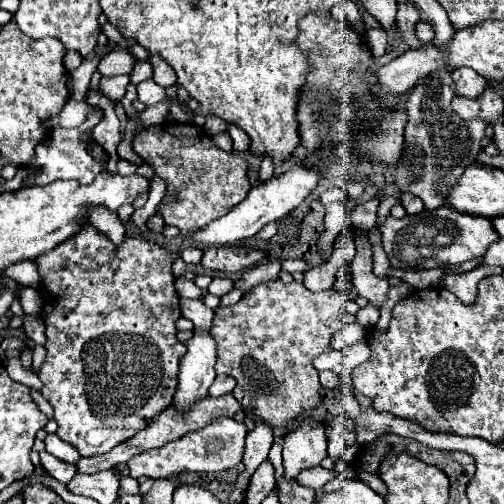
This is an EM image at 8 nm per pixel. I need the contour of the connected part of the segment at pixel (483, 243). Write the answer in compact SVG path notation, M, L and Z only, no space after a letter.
M449 205L439 207L437 211L425 209L419 215L405 215L403 219L389 217L381 225L381 235L383 249L391 261L391 267L405 271L459 265L463 261L485 255L487 247L499 239L497 231L493 231L491 219L459 213Z

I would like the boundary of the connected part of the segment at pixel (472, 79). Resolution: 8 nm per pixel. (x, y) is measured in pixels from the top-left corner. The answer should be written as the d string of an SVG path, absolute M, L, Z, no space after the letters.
M469 67L453 69L451 75L453 75L453 91L457 91L459 97L475 99L477 95L481 95L485 91L487 81Z

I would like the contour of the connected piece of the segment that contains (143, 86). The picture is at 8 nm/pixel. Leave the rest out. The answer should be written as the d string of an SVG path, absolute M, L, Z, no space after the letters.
M152 78L141 82L136 89L138 99L146 106L154 106L161 101L167 101L165 89Z

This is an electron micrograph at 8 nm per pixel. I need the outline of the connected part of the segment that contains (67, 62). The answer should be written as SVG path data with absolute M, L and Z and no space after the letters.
M67 51L63 59L65 69L68 73L75 71L81 65L81 61L83 61L83 57L75 51Z

